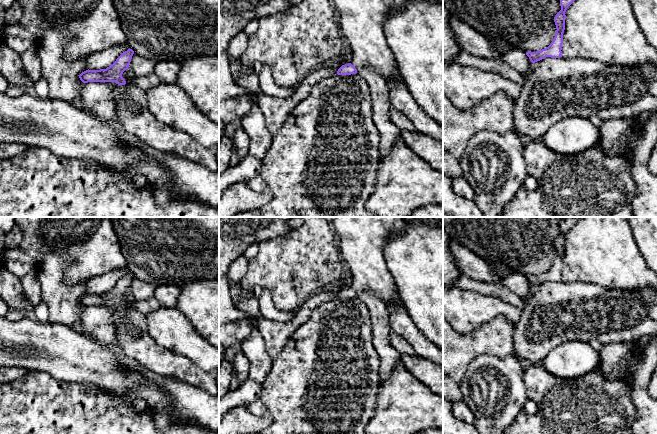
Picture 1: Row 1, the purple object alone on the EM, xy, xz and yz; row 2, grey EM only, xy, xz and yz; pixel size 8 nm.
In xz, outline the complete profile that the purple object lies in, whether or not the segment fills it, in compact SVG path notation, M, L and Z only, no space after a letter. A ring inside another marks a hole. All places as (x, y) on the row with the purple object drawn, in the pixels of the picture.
M331 0L343 39L353 53L350 63L342 65L338 75L356 74L361 68L369 67L381 74L387 82L404 82L384 34L384 21L391 10L404 6L406 0Z

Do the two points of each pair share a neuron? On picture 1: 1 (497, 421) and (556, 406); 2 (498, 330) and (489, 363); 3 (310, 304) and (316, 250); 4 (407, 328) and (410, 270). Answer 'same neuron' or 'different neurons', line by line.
1: different neurons
2: different neurons
3: different neurons
4: different neurons

